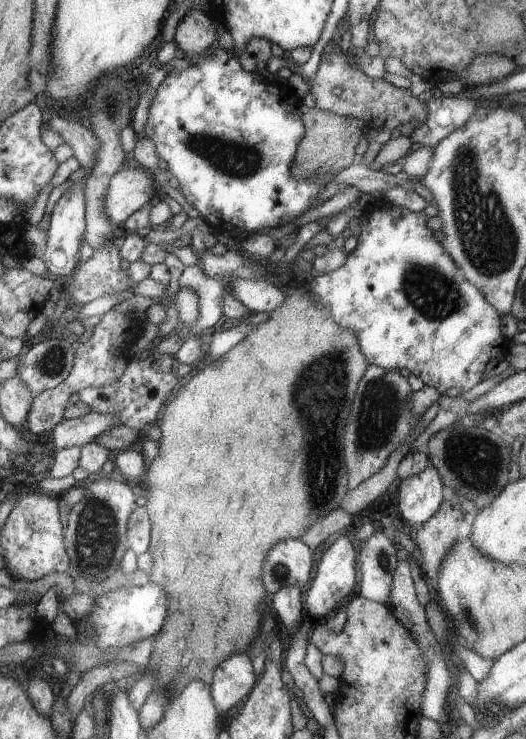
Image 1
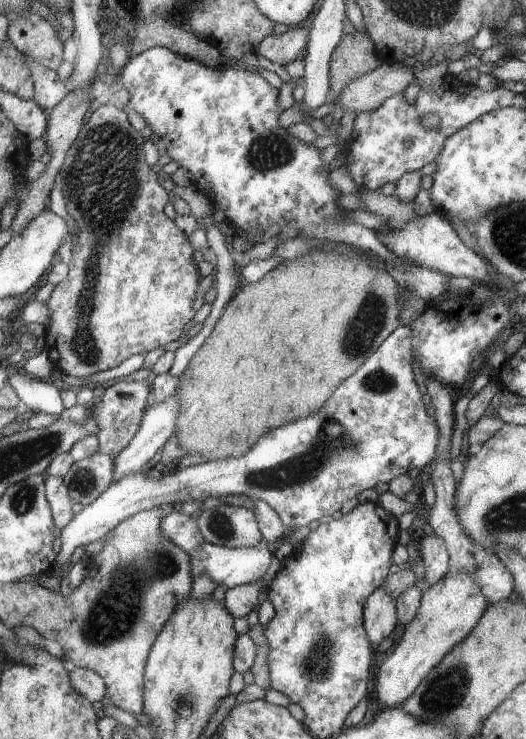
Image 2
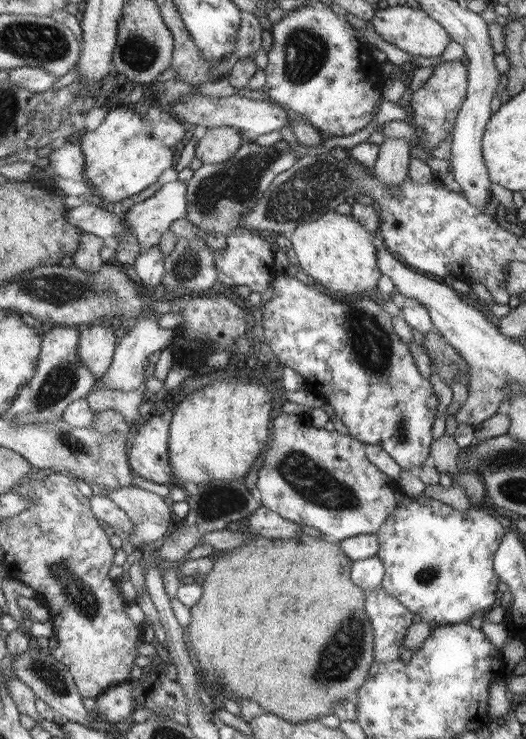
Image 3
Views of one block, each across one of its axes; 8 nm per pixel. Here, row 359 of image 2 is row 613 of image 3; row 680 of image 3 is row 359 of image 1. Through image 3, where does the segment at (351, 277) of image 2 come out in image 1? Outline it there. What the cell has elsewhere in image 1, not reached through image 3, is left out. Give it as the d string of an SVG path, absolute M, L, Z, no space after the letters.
M296 288L290 290L286 300L269 313L270 319L267 322L259 323L254 327L251 334L242 342L239 342L220 358L212 359L210 364L202 368L200 374L178 389L173 394L172 402L164 407L162 420L158 421L162 436L159 440L159 455L149 461L146 471L146 480L142 483L145 488L149 519L151 520L151 541L148 552L152 555L153 565L149 572L150 582L158 585L166 591L168 598L168 609L166 620L162 630L155 636L154 646L150 660L142 672L150 672L155 679L152 690L156 691L164 687L168 693L168 701L176 698L183 691L183 688L192 681L204 682L210 688L213 683L213 676L217 668L228 659L228 656L238 653L248 653L252 648L252 640L258 634L258 628L262 624L263 610L260 604L266 603L269 592L265 584L260 582L262 578L262 562L265 564L268 550L278 544L280 540L300 539L320 517L325 517L333 510L336 510L347 494L347 474L344 472L342 482L338 482L338 474L344 468L344 462L340 458L342 450L342 434L346 428L348 414L352 414L353 400L356 398L356 388L364 378L368 370L366 357L361 351L360 342L350 329L335 322L331 314L318 306L316 299L308 288Z

